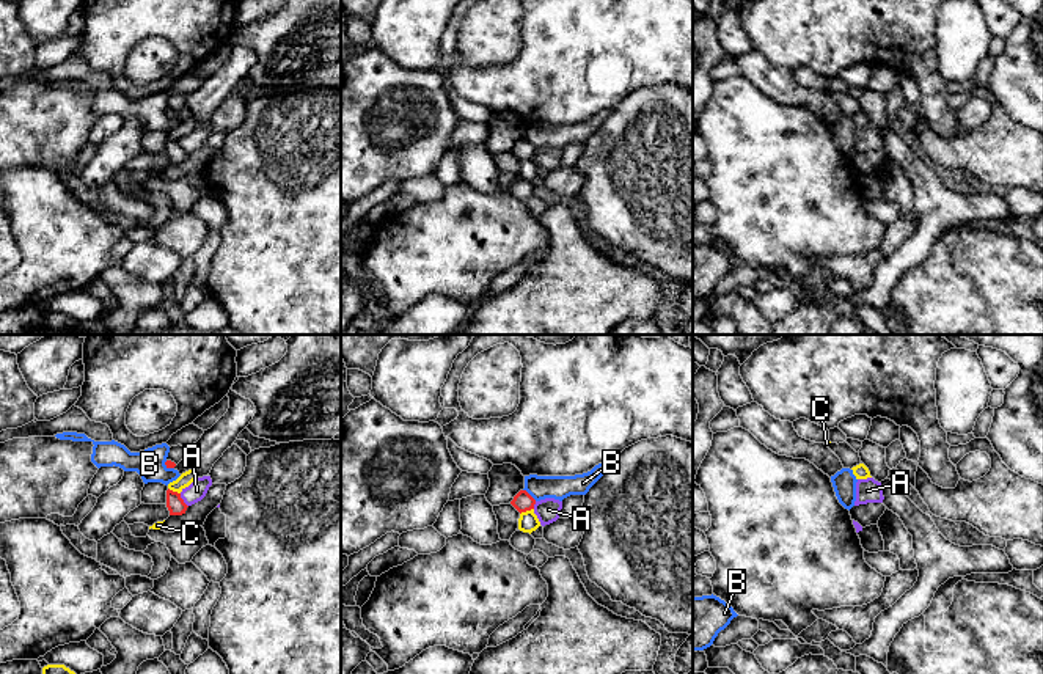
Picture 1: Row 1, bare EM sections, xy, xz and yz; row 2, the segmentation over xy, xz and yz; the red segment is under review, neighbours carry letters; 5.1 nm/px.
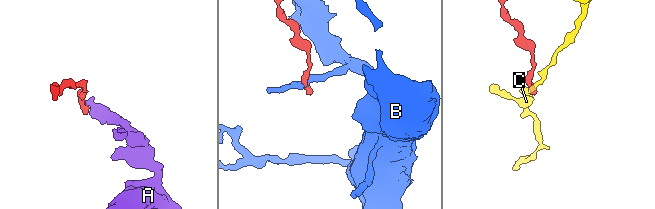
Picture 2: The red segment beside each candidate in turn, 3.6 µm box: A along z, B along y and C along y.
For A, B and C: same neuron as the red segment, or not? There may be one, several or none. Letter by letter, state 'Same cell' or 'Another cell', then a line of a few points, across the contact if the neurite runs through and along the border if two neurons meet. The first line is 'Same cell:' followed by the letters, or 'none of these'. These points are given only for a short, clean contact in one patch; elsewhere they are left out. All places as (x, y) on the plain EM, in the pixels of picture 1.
Same cell: none of these
A: Another cell. Line: xy (179, 142), (187, 154)
B: Another cell. Line: xz (523, 137), (536, 148)
C: Another cell. Line: xz (533, 156), (520, 162)

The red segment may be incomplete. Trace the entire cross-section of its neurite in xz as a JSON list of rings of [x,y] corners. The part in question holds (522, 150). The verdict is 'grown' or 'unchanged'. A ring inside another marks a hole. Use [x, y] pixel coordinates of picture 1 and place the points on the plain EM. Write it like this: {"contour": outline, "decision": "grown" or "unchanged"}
{"contour": [[[520,138],[511,152],[522,162],[534,157],[536,148],[526,138]]], "decision": "unchanged"}

